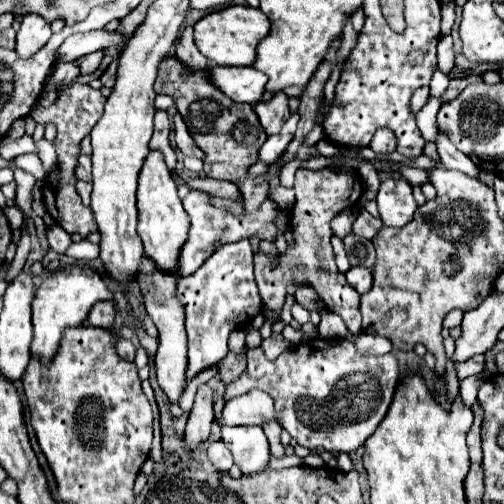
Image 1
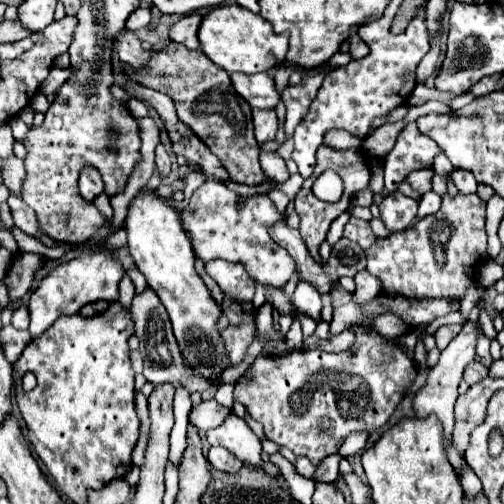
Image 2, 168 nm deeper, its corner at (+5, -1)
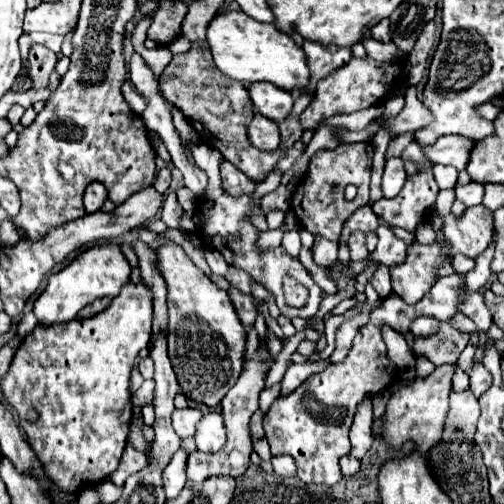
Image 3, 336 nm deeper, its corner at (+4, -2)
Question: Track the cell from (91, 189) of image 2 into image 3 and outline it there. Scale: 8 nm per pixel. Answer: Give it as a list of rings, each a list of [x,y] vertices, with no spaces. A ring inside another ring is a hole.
[[[91,182],[87,188],[85,188],[85,210],[91,214],[91,212],[97,212],[103,202],[107,198],[107,190],[103,184],[99,182]]]

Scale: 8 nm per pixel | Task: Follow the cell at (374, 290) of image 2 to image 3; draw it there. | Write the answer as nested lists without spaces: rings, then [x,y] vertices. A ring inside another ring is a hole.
[[[381,266],[375,270],[375,274],[369,278],[369,284],[377,290],[379,298],[387,298],[391,294],[391,280],[389,280],[389,268]]]

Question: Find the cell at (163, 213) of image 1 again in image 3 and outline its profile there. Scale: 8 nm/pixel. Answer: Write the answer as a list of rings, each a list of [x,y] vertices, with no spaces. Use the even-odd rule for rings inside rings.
[[[157,234],[161,246],[157,252],[157,266],[167,284],[169,306],[169,358],[177,380],[187,398],[217,406],[229,388],[237,382],[243,370],[245,328],[229,300],[229,294],[215,286],[185,254],[185,250],[169,240],[165,234]]]

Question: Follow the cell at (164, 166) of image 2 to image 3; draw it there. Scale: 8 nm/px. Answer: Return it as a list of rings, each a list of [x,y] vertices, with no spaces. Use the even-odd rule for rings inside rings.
[[[165,166],[165,168],[161,168],[157,172],[157,178],[153,182],[153,188],[157,188],[161,194],[165,194],[165,190],[169,188],[169,184],[171,184],[171,170]]]

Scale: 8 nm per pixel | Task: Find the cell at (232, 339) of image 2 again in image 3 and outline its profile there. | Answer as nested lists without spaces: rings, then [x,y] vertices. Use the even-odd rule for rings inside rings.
[[[235,288],[229,290],[229,296],[231,296],[231,302],[233,302],[235,310],[237,310],[237,316],[239,316],[241,324],[249,332],[253,328],[253,324],[255,324],[255,318],[257,318],[257,308],[253,304],[253,296],[243,294],[243,292],[235,290]]]

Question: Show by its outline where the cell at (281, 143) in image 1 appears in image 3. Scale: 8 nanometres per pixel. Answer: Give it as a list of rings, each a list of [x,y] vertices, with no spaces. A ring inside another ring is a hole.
[[[303,42],[303,50],[309,66],[309,82],[303,90],[291,90],[293,100],[299,100],[305,94],[315,94],[315,86],[321,78],[329,76],[333,70],[345,66],[351,60],[351,48],[321,46],[317,42]]]

